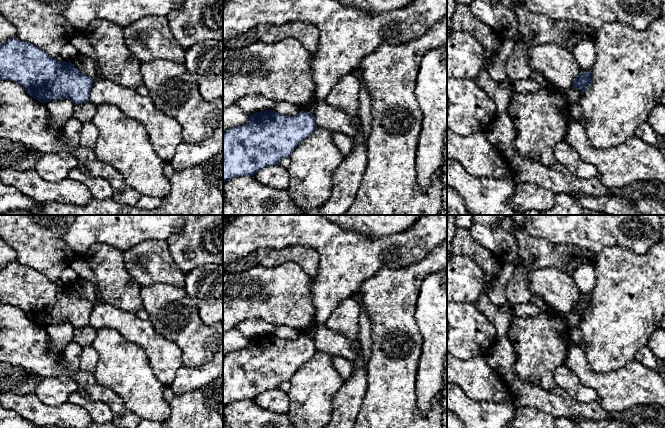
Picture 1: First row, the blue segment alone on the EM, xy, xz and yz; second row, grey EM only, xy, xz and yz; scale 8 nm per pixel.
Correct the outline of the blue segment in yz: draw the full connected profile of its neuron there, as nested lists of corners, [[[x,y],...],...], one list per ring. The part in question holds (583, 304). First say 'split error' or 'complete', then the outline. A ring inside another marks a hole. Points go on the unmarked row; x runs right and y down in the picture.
complete; [[[591,295],[579,297],[574,303],[573,310],[580,314],[581,318],[591,308]]]

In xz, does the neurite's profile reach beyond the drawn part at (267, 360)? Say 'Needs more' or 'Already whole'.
Already whole

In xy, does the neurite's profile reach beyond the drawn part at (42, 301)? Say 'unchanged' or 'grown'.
unchanged

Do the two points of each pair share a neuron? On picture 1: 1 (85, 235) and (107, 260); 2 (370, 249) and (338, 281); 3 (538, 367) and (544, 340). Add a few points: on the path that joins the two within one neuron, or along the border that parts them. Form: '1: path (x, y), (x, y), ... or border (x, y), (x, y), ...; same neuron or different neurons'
1: border (116, 248), (106, 243), (94, 243), (82, 256); different neurons
2: path (362, 257), (345, 274); same neuron
3: path (538, 360), (541, 347); same neuron

